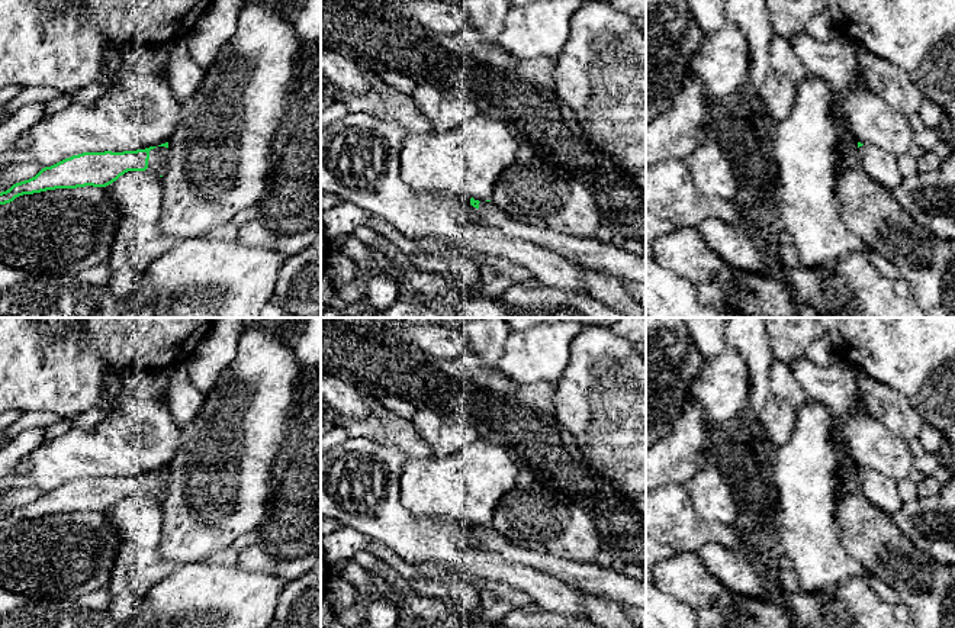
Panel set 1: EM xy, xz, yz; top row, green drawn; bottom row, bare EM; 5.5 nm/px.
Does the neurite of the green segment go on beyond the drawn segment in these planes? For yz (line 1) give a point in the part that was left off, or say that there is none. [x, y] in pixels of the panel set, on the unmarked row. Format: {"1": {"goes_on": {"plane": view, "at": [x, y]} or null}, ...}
{"1": {"goes_on": {"plane": "yz", "at": [881, 490]}}}

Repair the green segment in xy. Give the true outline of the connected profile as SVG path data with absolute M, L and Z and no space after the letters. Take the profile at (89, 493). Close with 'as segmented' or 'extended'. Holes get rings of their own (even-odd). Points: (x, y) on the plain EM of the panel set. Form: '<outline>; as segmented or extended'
M168 467L136 476L83 477L42 493L35 502L13 509L0 518L0 529L23 519L55 513L106 512L128 496L147 496L163 502Z; extended

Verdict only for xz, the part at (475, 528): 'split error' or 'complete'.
split error

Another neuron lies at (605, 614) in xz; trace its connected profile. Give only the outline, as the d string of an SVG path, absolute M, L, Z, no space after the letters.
M579 592L579 595L591 622L601 628L637 628L617 603L602 600L588 592Z

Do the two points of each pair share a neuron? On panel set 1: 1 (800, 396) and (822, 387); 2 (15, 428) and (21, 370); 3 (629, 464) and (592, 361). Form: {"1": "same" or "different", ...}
{"1": "different", "2": "different", "3": "same"}

